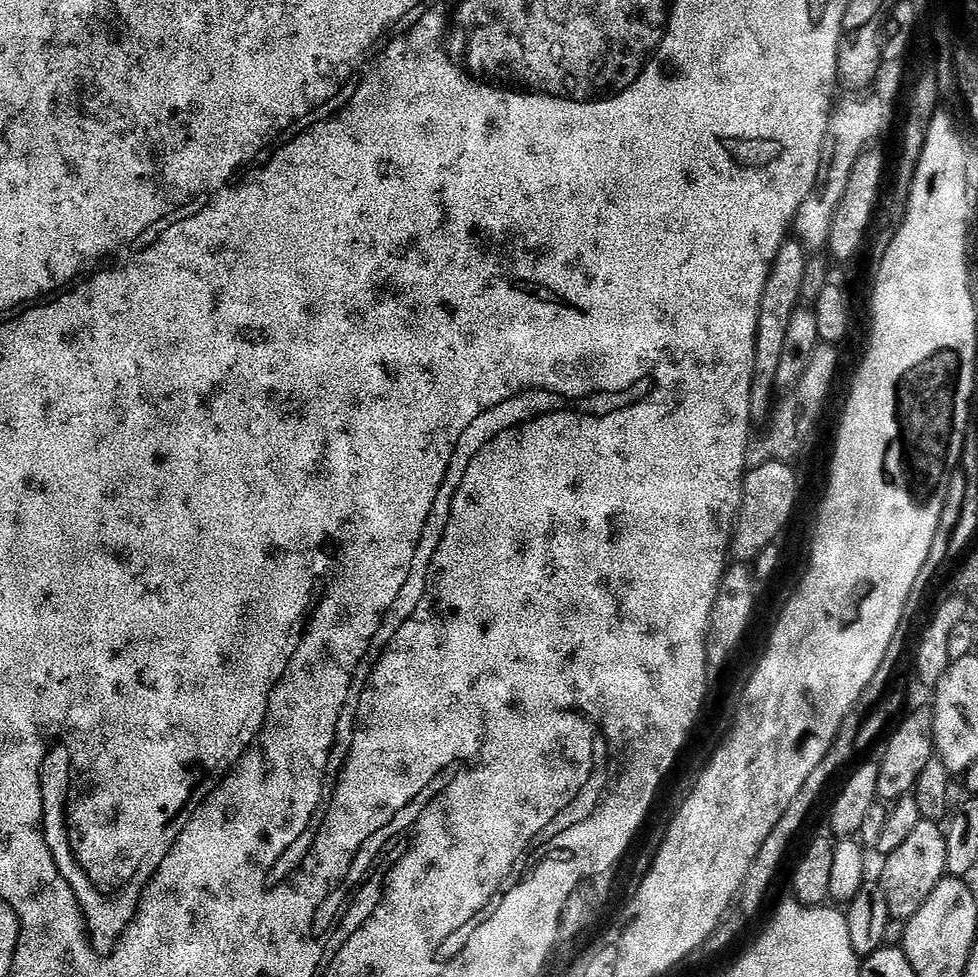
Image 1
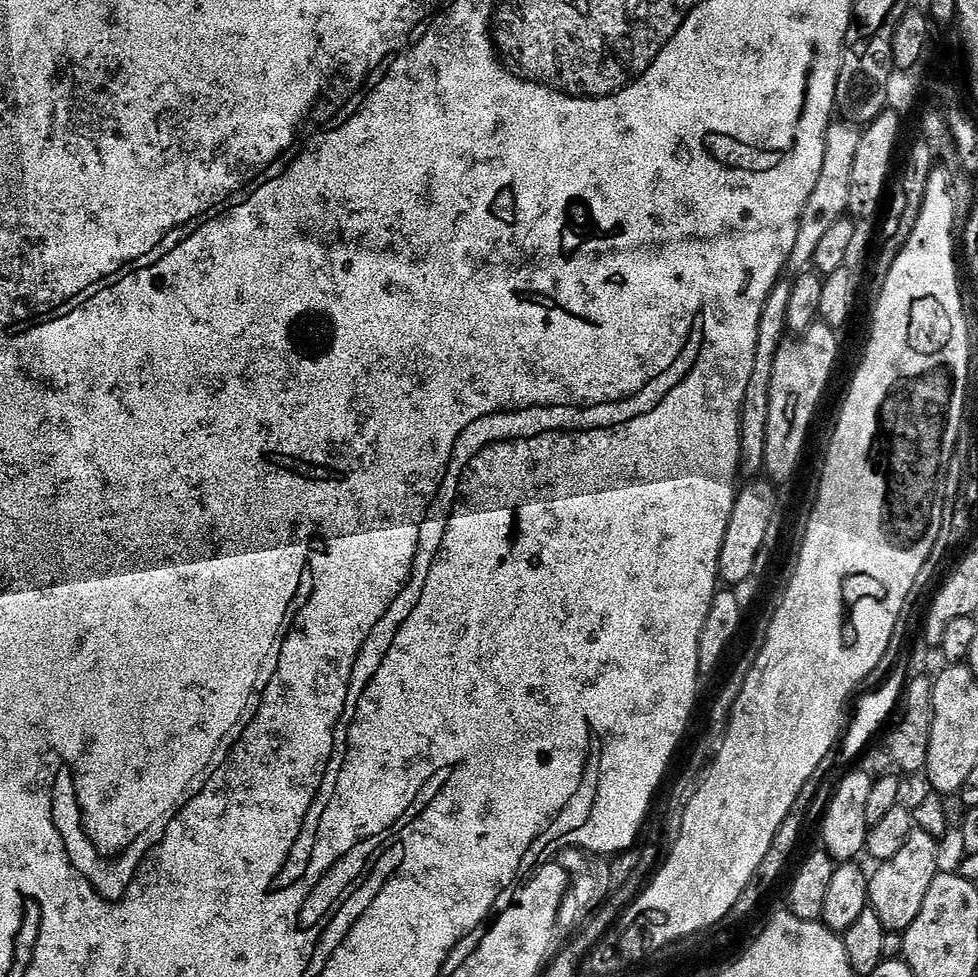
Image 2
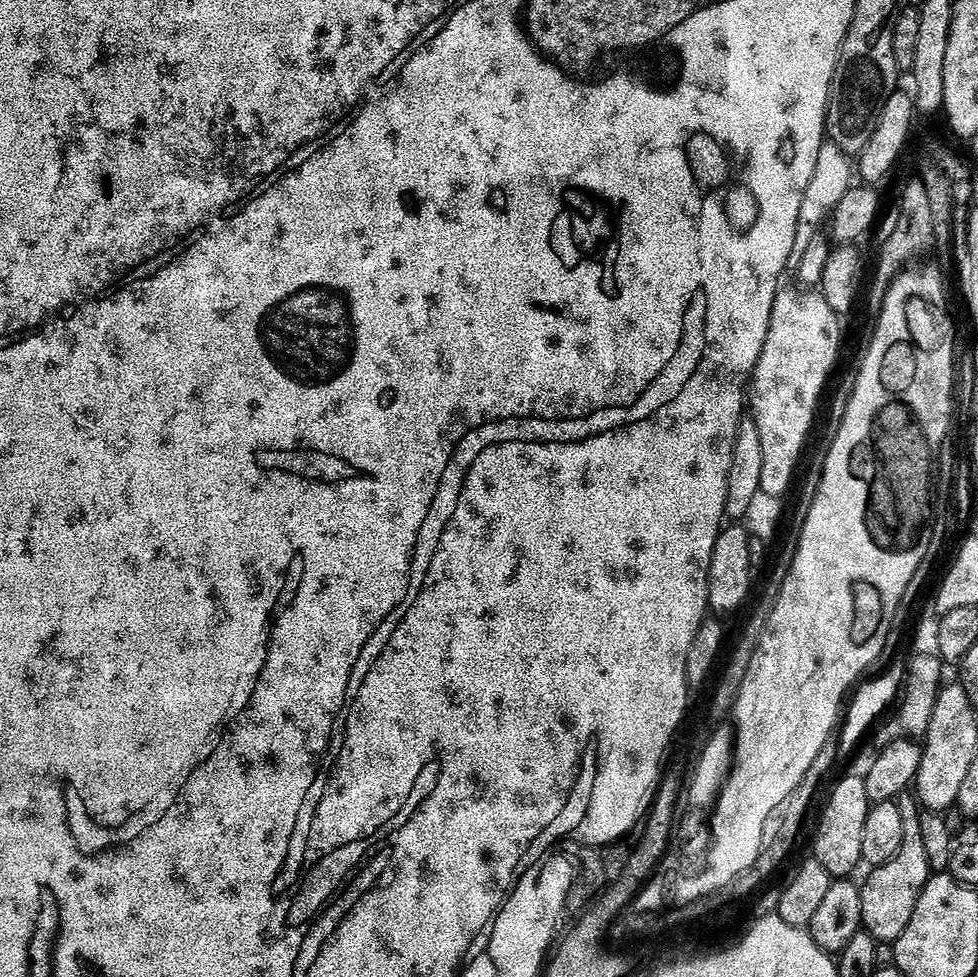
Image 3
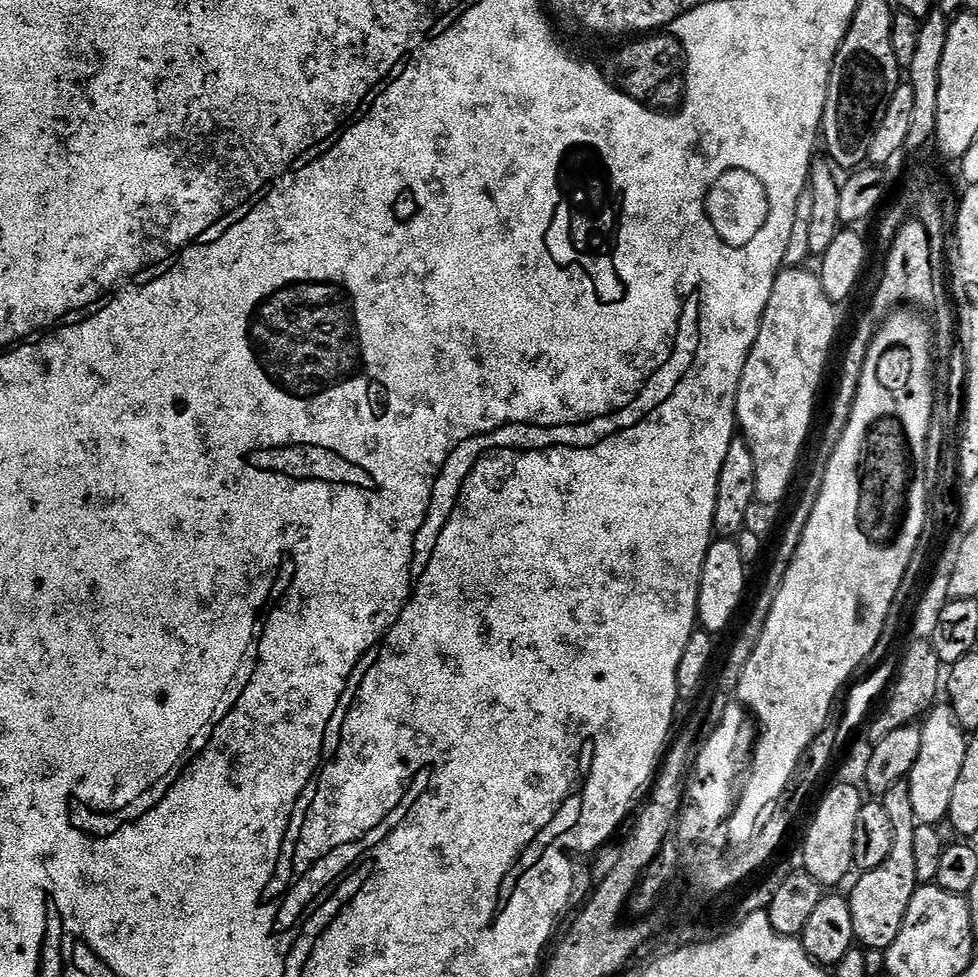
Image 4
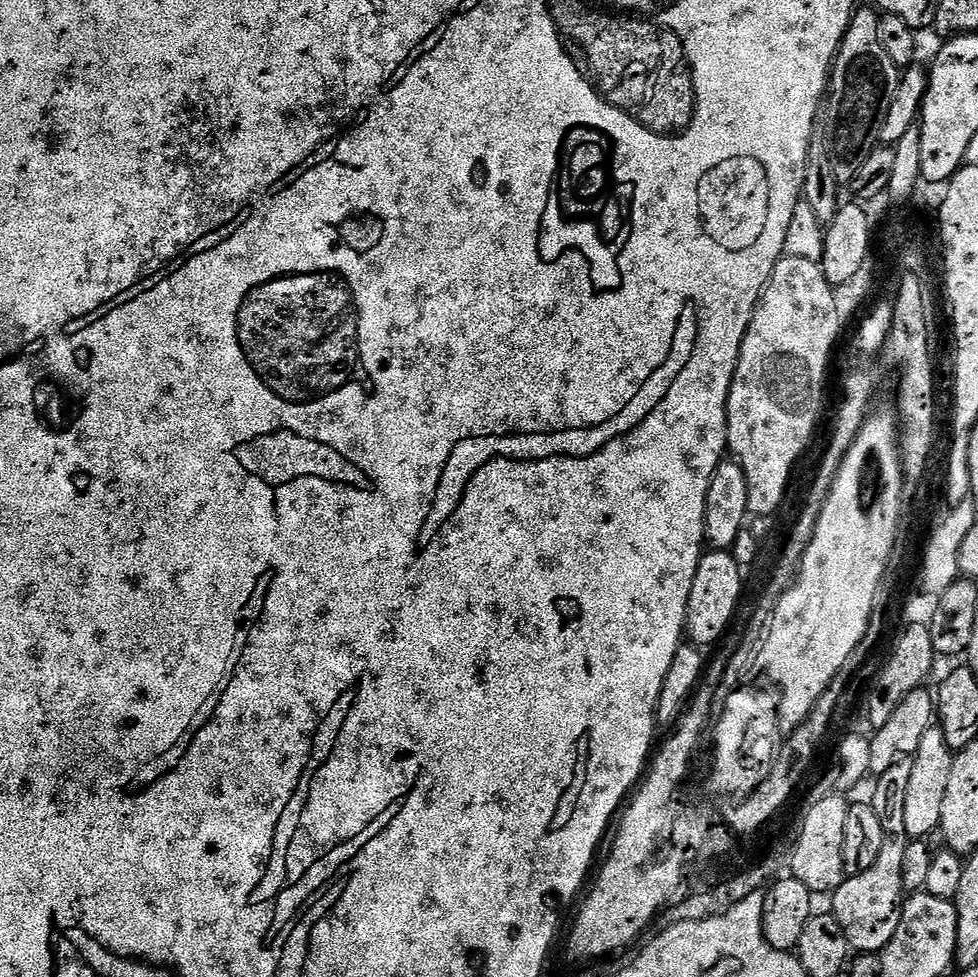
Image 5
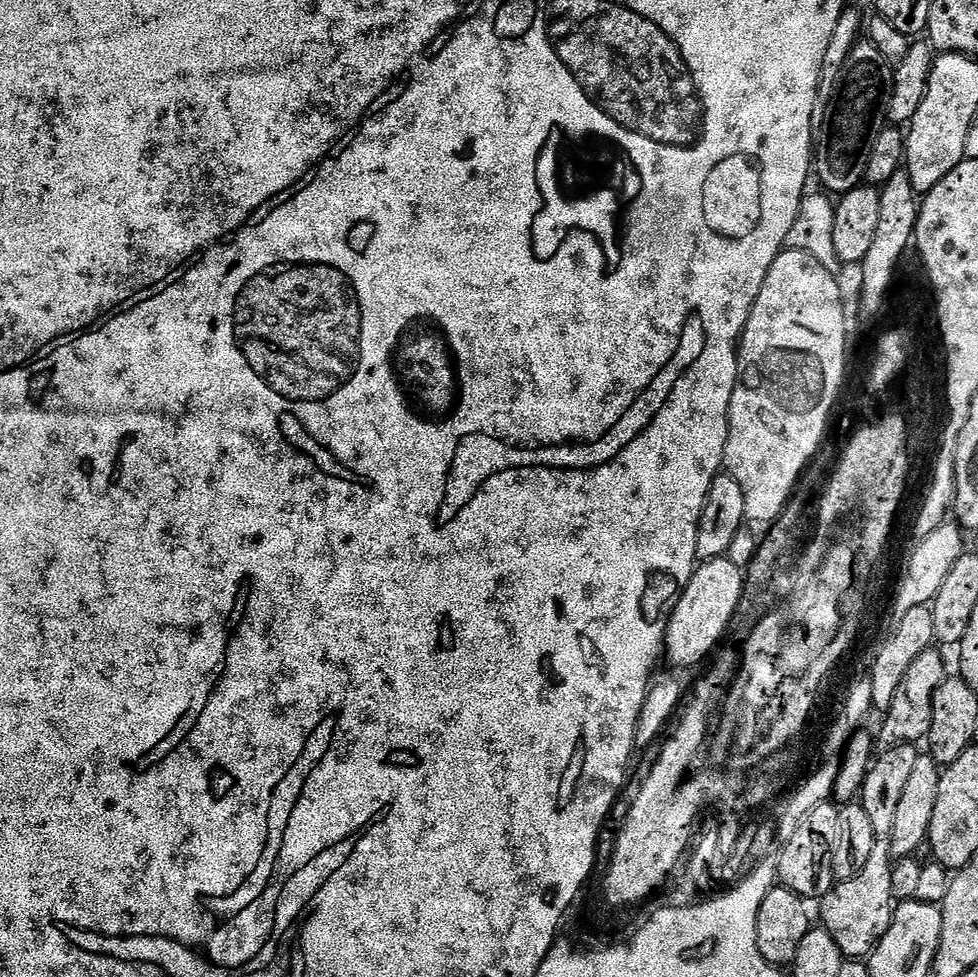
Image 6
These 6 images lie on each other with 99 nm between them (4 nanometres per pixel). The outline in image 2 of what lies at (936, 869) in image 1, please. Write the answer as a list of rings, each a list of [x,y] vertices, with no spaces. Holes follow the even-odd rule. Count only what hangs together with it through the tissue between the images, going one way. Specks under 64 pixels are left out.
[[[914,830],[910,838],[906,838],[906,846],[894,854],[894,858],[877,863],[876,873],[868,878],[868,902],[878,914],[878,922],[882,922],[884,931],[889,934],[902,934],[907,930],[914,918],[918,918],[918,910],[922,910],[922,902],[926,902],[926,890],[930,890],[930,882],[942,871],[940,865],[940,848],[937,837]]]

